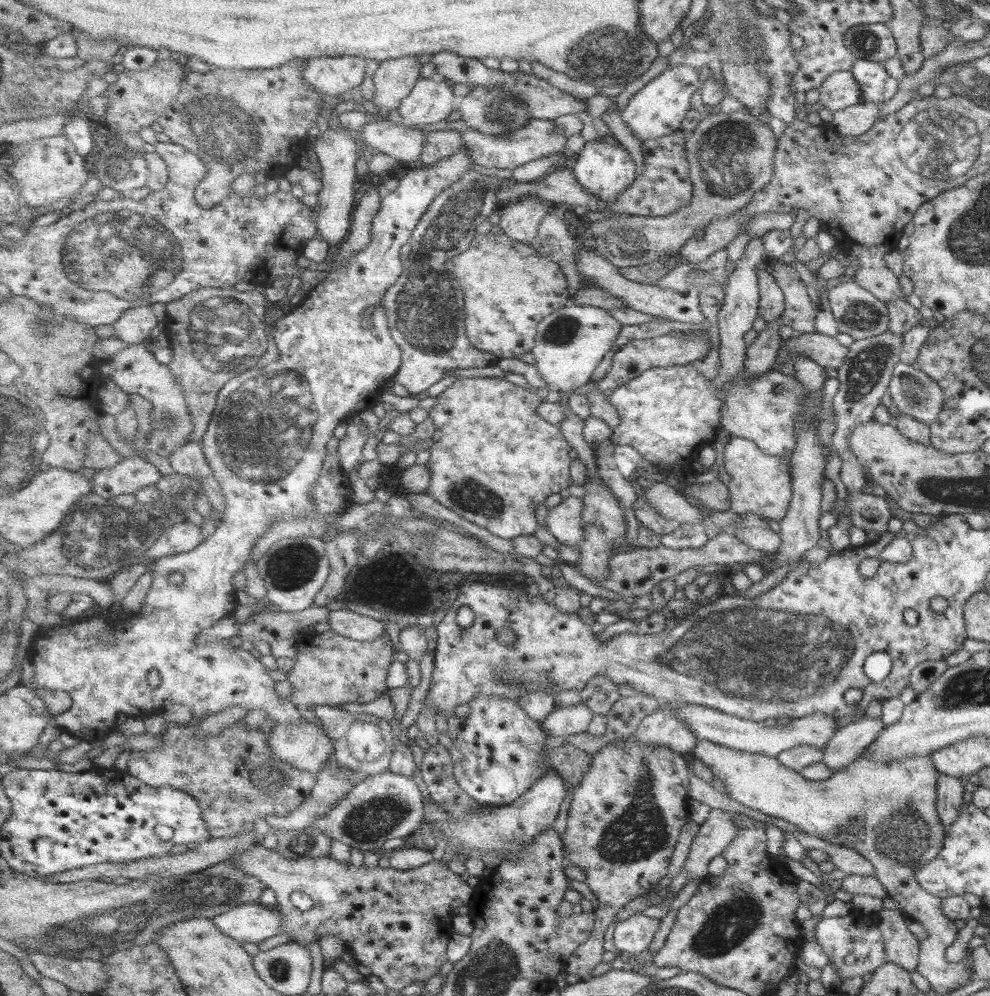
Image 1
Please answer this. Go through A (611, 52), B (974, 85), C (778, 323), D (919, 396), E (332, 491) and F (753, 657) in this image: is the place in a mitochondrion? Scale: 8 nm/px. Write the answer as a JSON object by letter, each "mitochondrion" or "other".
{"A":"mitochondrion","B":"mitochondrion","C":"other","D":"mitochondrion","E":"mitochondrion","F":"mitochondrion"}

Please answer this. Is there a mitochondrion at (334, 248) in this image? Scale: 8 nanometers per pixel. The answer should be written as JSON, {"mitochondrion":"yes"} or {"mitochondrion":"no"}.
{"mitochondrion":"no"}

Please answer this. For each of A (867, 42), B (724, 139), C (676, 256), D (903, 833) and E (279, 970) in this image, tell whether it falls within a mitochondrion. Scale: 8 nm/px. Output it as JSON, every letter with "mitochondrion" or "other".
{"A":"mitochondrion","B":"mitochondrion","C":"other","D":"mitochondrion","E":"mitochondrion"}

